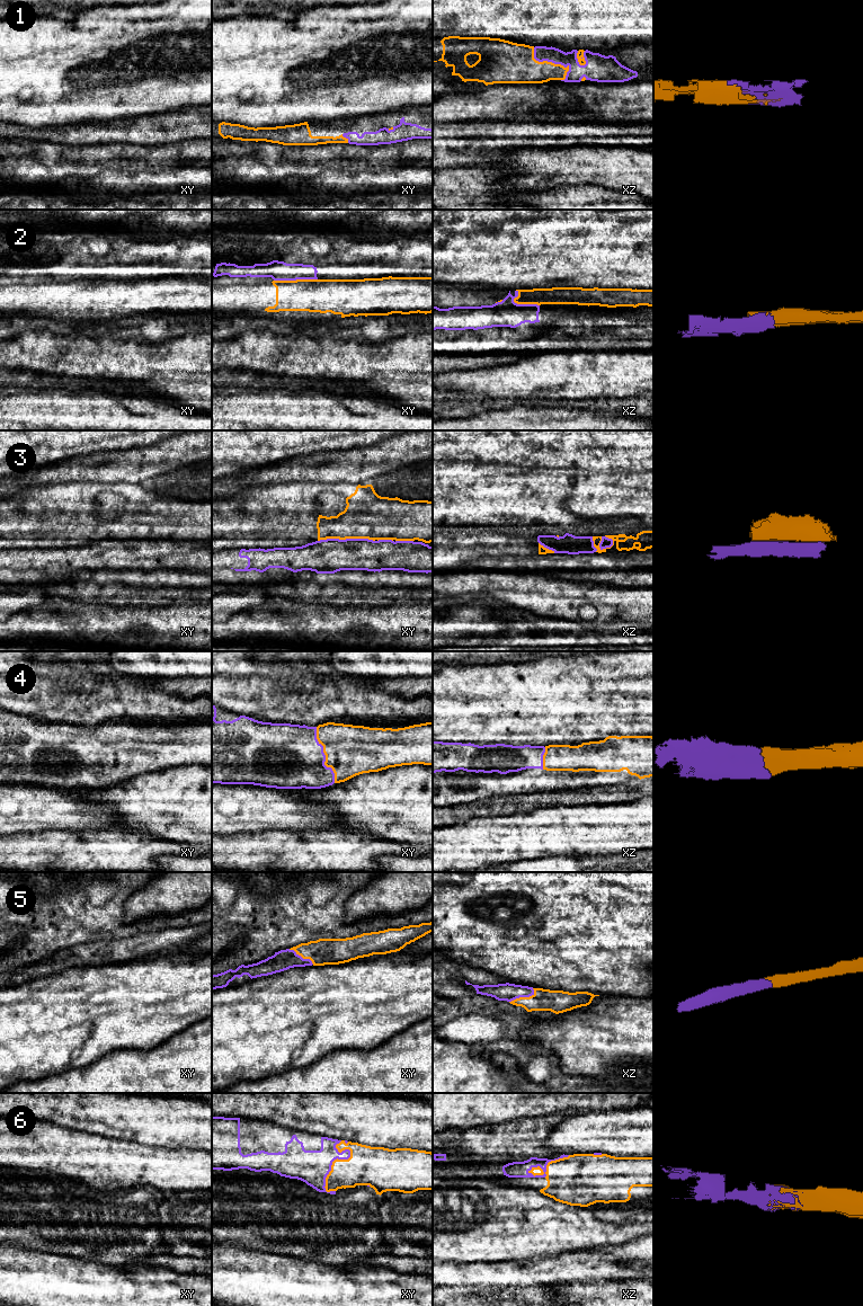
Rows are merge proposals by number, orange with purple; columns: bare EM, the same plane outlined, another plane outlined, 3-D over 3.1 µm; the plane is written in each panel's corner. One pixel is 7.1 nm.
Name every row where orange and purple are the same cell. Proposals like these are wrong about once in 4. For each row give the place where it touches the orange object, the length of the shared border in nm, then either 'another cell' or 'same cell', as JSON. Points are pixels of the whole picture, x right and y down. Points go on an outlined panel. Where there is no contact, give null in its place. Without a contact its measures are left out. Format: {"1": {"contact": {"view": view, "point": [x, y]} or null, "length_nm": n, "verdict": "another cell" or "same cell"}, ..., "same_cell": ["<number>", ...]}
{"1": {"contact": {"view": "xz", "point": [551, 62]}, "length_nm": 320, "verdict": "same cell"}, "2": {"contact": {"view": "xy", "point": [296, 280]}, "length_nm": 320, "verdict": "another cell"}, "3": {"contact": {"view": "xy", "point": [346, 538]}, "length_nm": 400, "verdict": "another cell"}, "4": {"contact": {"view": "xy", "point": [326, 756]}, "length_nm": 420, "verdict": "same cell"}, "5": {"contact": {"view": "xz", "point": [523, 997]}, "length_nm": 200, "verdict": "same cell"}, "6": {"contact": {"view": "xy", "point": [339, 1160]}, "length_nm": 400, "verdict": "same cell"}, "same_cell": ["1", "4", "5", "6"]}

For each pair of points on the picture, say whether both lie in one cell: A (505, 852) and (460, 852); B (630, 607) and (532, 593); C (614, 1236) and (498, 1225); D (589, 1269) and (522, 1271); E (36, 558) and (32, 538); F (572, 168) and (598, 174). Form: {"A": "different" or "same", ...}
{"A": "same", "B": "same", "C": "different", "D": "same", "E": "different", "F": "same"}

